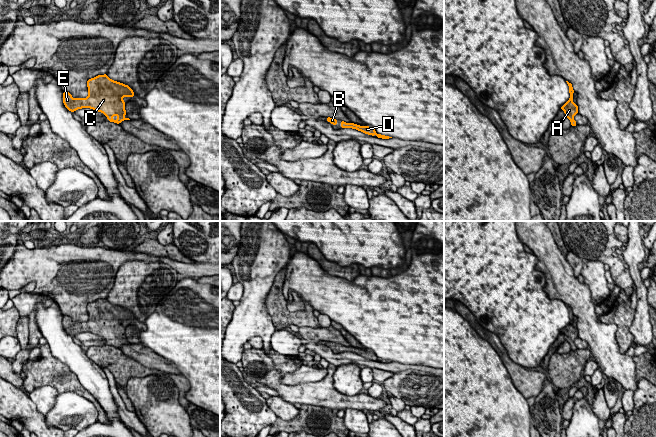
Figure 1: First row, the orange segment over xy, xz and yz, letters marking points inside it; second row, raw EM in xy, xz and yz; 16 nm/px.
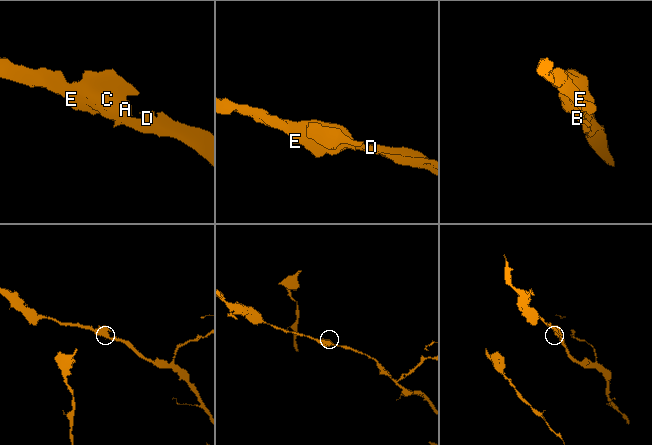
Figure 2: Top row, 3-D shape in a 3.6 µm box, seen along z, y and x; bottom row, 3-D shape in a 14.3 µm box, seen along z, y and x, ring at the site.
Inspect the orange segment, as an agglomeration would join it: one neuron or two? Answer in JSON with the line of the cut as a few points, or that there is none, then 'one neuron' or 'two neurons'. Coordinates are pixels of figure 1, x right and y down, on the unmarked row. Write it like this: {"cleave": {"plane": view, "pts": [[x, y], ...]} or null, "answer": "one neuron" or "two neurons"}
{"cleave": null, "answer": "one neuron"}

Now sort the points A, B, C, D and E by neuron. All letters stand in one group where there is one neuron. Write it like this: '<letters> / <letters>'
A B C D E

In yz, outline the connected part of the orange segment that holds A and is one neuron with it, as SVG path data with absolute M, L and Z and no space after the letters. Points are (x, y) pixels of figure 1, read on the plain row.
M566 305L566 306L569 310L570 322L564 329L562 329L561 334L564 335L565 340L570 344L571 350L575 351L577 349L577 347L576 347L574 341L576 338L578 338L578 330L577 330L577 328L575 328L573 326L574 314L572 311L572 308L568 305Z

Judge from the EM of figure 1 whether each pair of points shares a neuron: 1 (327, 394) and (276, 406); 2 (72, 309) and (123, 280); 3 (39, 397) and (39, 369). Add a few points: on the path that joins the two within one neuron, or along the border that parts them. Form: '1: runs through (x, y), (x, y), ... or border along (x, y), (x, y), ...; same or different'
1: border along (279, 396), (292, 404); different
2: border along (122, 264), (116, 274), (114, 285), (106, 297); different
3: border along (59, 393), (51, 386), (41, 385), (28, 394); different

